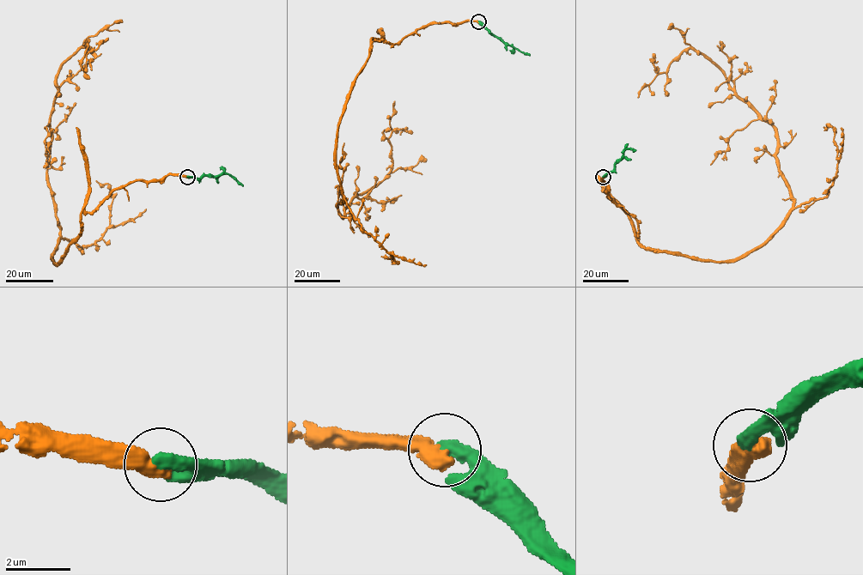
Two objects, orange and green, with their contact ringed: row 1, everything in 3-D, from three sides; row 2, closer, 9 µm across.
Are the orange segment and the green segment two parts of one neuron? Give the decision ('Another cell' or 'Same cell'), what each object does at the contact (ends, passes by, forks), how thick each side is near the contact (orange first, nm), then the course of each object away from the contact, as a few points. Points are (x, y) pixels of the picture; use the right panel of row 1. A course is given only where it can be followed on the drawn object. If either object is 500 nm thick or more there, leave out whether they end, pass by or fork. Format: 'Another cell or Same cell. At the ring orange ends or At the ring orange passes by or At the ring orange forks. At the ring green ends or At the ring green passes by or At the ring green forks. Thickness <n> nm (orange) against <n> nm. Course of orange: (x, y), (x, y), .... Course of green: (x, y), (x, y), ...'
Same cell. Thickness 550 nm (orange) against 440 nm. Course of orange: (603, 177), (642, 245), (699, 258), (743, 257), (792, 208), (776, 130), (702, 55), (683, 51), (638, 97). Course of green: (603, 177), (612, 171), (624, 150), (628, 148), (635, 151)

